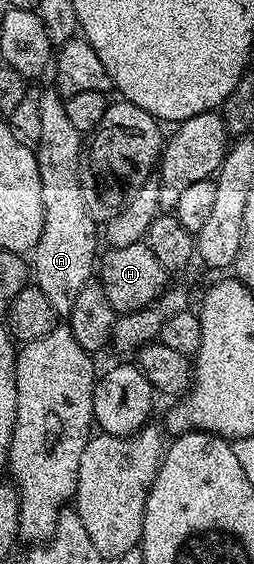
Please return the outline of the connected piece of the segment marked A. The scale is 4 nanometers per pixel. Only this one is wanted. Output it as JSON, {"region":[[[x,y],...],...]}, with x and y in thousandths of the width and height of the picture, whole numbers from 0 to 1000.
{"region":[[[220,160],[165,161],[154,174],[157,243],[142,259],[154,316],[169,330],[161,353],[161,420],[122,449],[122,496],[201,535],[228,562],[268,562],[327,500],[370,488],[390,461],[390,397],[358,387],[311,323],[311,293],[327,238],[264,209],[260,179]]]}

